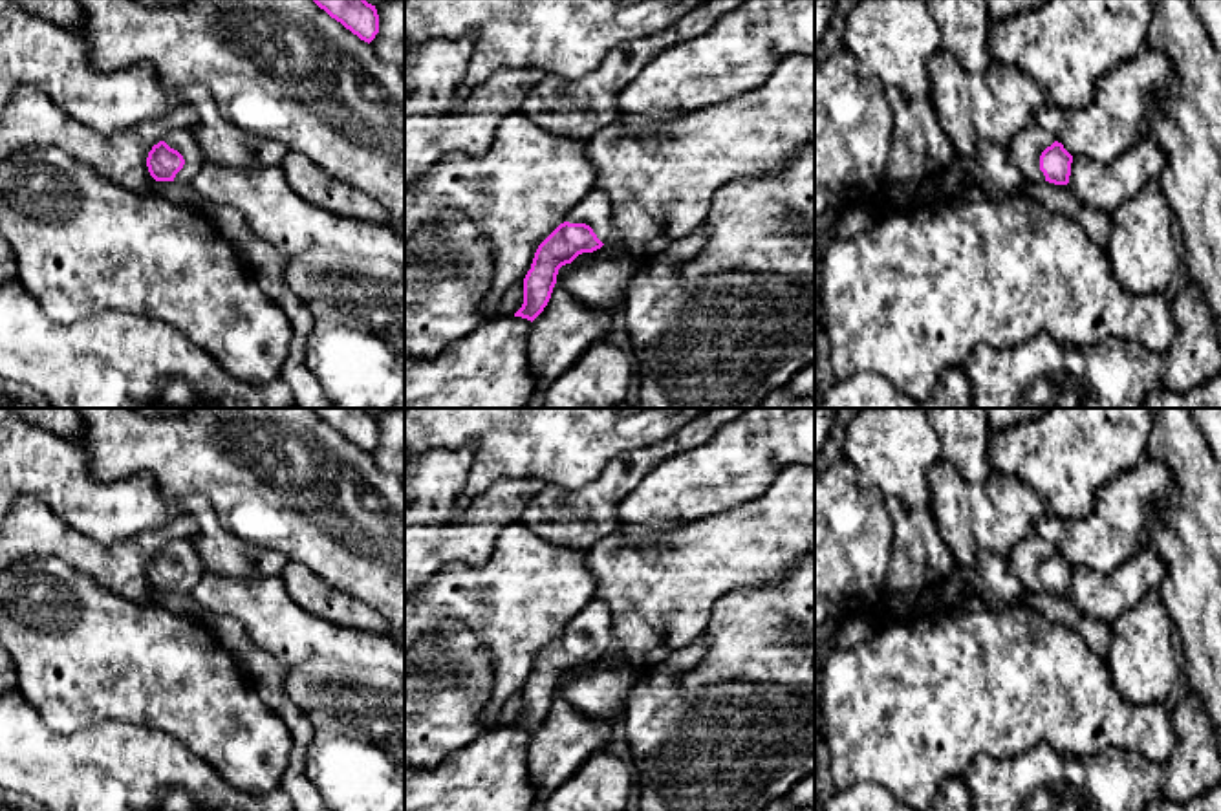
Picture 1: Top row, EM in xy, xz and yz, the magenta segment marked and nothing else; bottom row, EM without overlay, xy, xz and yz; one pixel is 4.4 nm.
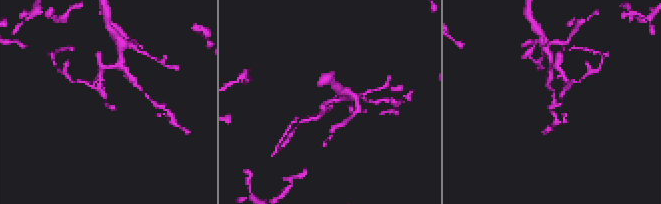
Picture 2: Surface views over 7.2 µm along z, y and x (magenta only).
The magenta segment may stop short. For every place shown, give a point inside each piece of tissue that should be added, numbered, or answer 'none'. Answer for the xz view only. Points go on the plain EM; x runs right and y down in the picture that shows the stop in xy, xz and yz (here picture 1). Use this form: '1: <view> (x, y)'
1: xz (595, 619)

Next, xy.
1: xy (183, 551)

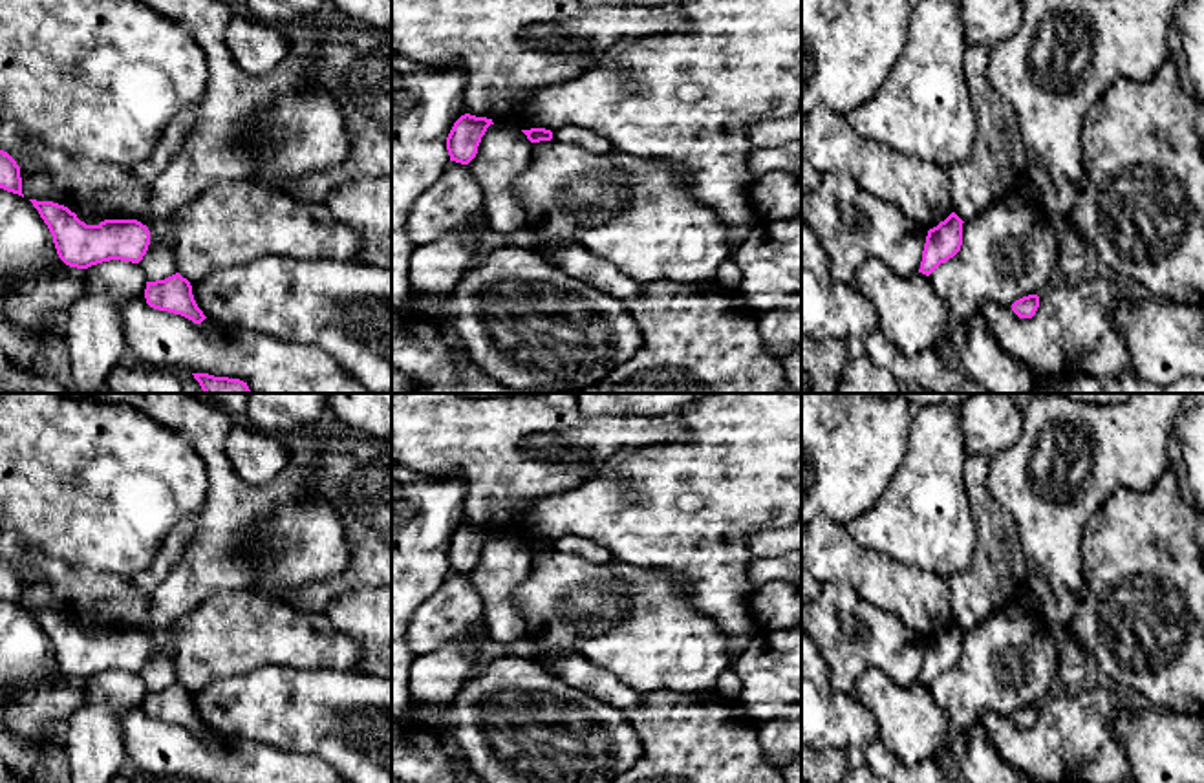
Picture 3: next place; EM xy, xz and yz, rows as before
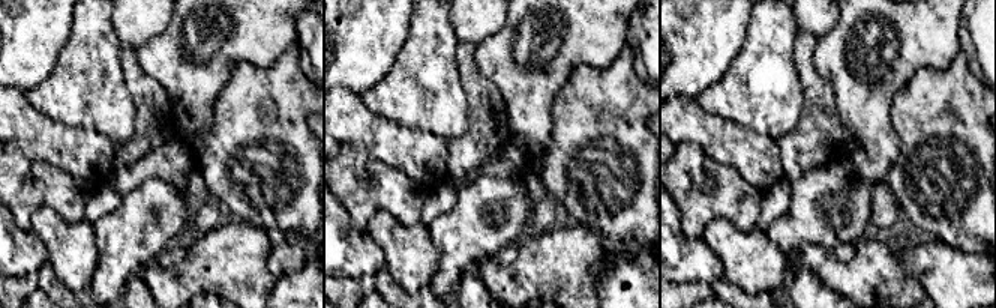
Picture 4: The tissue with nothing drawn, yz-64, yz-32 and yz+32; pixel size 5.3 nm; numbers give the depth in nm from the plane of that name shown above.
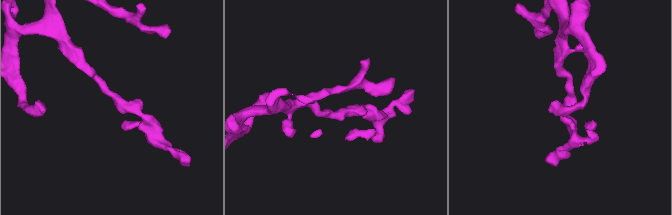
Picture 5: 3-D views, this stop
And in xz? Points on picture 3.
none

